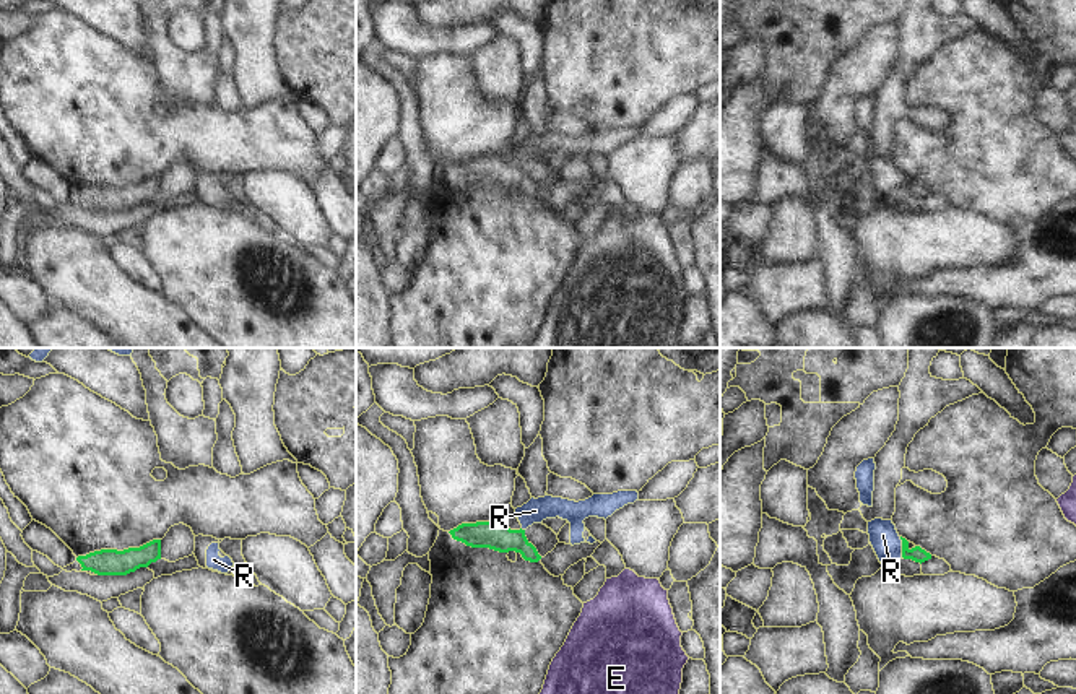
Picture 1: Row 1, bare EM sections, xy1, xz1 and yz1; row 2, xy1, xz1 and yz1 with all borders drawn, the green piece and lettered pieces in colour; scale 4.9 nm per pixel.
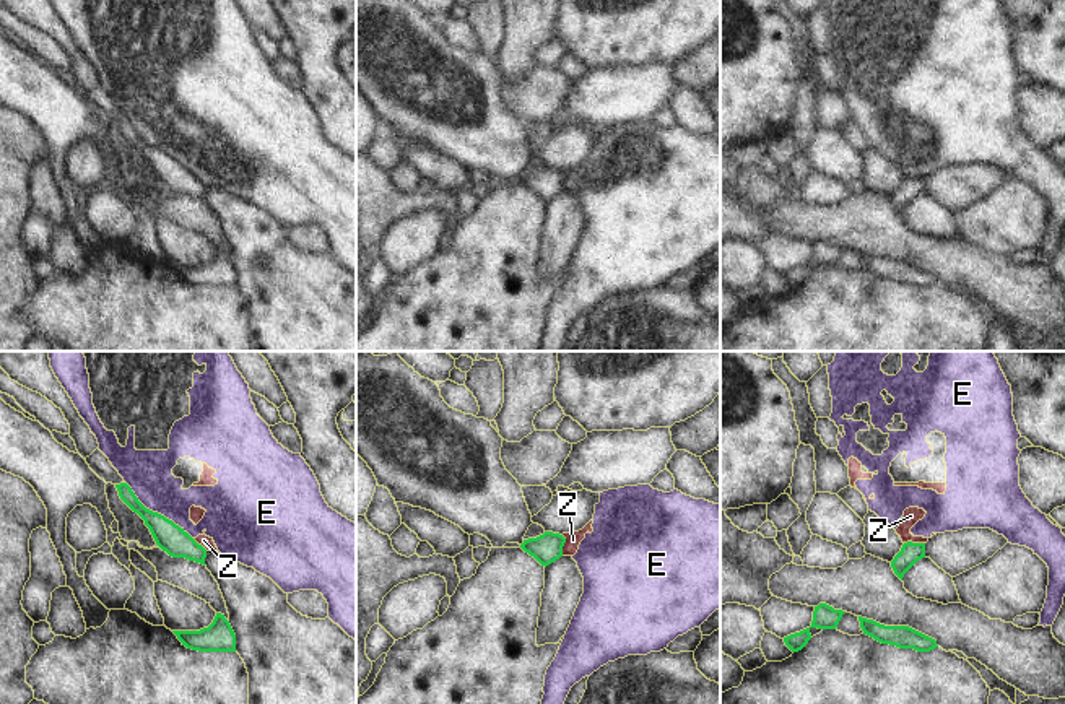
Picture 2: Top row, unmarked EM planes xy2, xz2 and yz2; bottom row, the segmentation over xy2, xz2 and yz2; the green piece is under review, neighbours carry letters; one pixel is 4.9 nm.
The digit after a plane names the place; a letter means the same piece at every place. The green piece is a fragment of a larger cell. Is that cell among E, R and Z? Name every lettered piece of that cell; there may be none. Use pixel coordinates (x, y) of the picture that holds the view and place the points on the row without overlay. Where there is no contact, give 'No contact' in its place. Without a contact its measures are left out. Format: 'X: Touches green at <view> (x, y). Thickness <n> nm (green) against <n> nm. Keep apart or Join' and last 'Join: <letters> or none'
E: Touches green at xy2 (156, 148). Thickness 140 nm (green) against 220 nm. Keep apart
R: Touches green at yz1 (902, 182). Thickness 70 nm (green) against 140 nm. Join
Z: Touches green at xz2 (563, 181). Thickness 150 nm (green) against 80 nm. Keep apart
Join: R.

